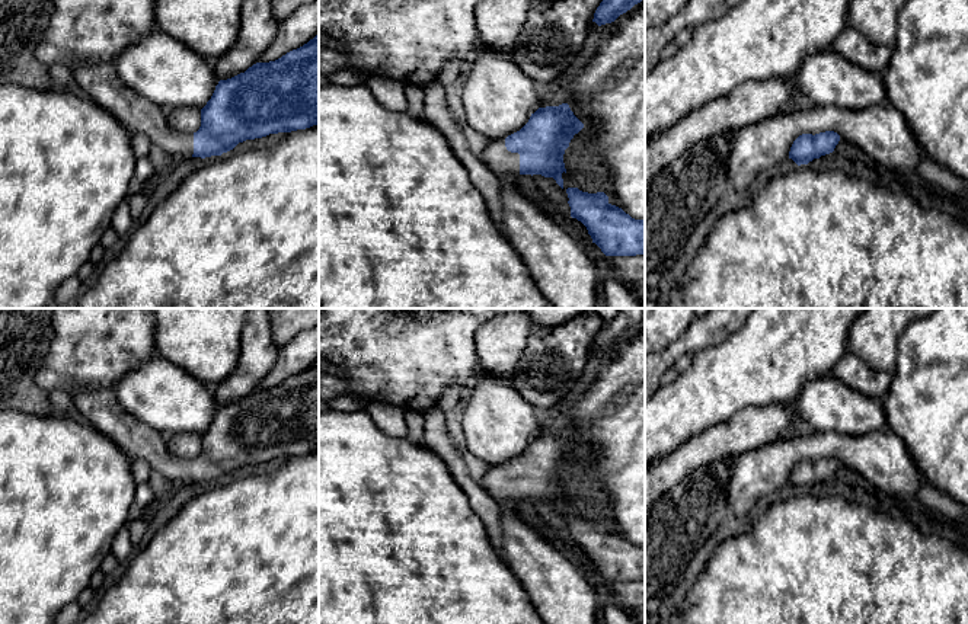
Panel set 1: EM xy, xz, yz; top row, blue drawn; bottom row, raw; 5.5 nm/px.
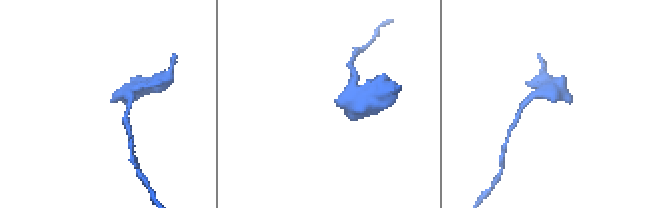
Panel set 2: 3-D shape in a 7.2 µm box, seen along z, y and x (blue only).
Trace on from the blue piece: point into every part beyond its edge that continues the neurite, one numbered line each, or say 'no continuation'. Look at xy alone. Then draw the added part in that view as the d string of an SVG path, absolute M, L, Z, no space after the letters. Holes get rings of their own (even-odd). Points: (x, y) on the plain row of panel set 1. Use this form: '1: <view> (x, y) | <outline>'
1: xy (99, 406) | M114 385L90 387L71 393L73 406L98 431L105 433L130 458L141 458L176 486L192 483L194 460L173 457L156 429L130 415L118 401Z

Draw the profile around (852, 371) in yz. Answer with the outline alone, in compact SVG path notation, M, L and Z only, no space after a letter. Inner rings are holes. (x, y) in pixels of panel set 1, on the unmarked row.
M849 351L836 362L831 374L852 390L875 400L884 400L892 384L892 374L872 369Z

